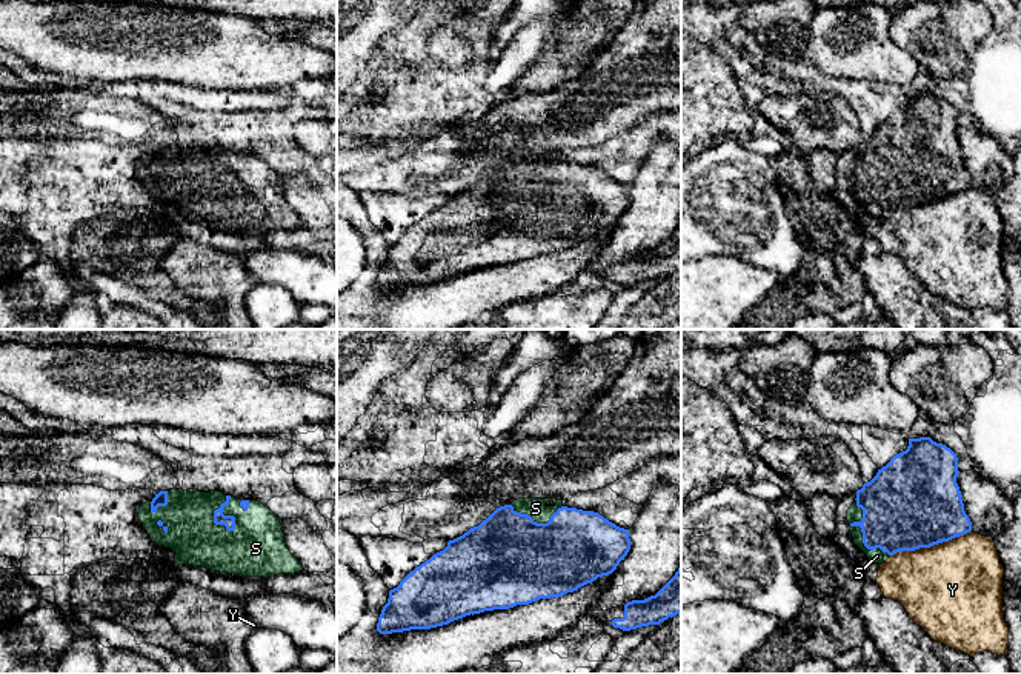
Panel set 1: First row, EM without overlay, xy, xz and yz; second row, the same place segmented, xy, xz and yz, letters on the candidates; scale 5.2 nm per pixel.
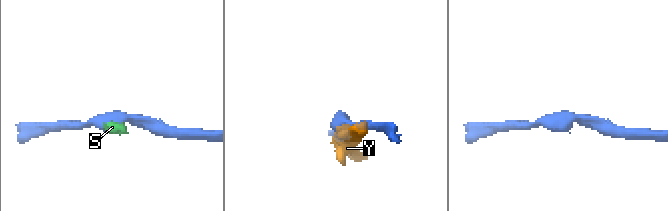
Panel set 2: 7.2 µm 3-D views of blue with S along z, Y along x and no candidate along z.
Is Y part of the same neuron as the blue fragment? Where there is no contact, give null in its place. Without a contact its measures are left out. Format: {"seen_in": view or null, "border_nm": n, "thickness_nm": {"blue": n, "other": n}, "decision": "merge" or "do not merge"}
{"seen_in": "yz", "border_nm": 440, "thickness_nm": {"blue": 480, "other": 480}, "decision": "do not merge"}

